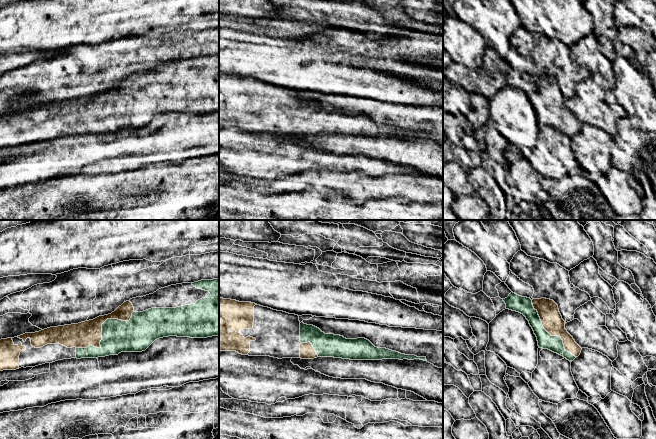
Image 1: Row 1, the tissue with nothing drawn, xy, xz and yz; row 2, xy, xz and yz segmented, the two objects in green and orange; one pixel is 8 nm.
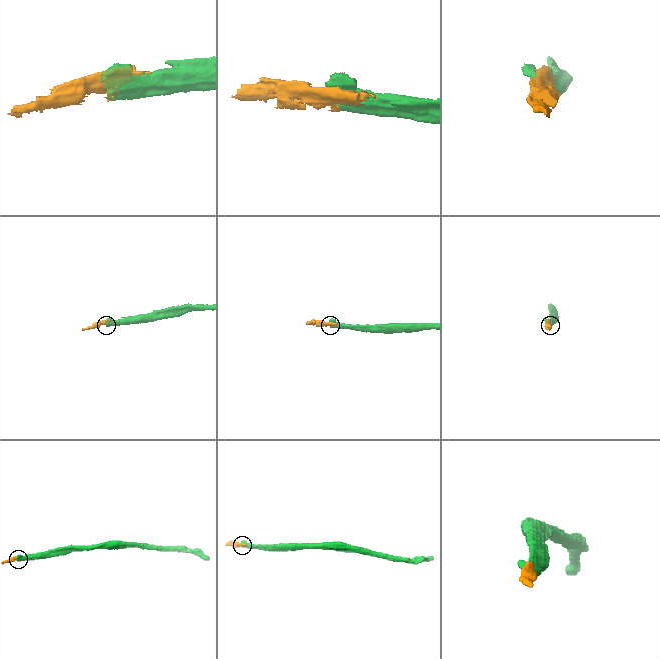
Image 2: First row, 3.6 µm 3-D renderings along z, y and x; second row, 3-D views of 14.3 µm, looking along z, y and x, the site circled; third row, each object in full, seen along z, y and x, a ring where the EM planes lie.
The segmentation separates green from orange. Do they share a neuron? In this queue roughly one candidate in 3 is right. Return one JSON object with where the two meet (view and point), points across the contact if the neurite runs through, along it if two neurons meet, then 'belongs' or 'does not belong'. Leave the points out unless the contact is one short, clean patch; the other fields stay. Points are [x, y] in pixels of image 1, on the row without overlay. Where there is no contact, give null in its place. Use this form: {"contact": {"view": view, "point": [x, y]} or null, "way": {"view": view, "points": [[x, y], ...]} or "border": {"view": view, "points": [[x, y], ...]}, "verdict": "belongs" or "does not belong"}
{"contact": {"view": "xy", "point": [102, 106]}, "verdict": "belongs"}

